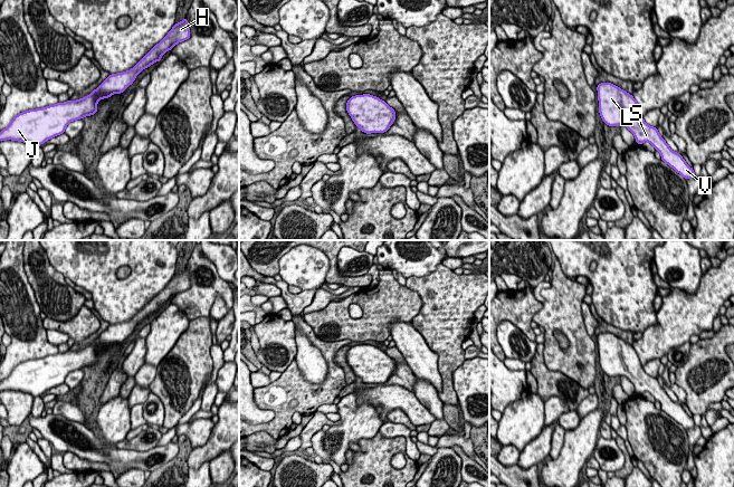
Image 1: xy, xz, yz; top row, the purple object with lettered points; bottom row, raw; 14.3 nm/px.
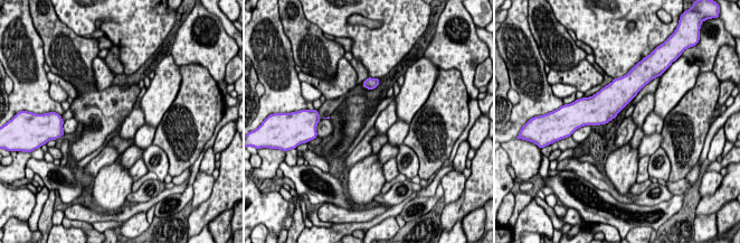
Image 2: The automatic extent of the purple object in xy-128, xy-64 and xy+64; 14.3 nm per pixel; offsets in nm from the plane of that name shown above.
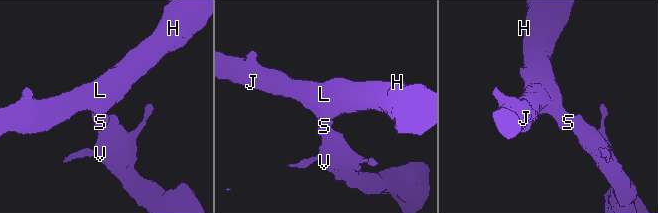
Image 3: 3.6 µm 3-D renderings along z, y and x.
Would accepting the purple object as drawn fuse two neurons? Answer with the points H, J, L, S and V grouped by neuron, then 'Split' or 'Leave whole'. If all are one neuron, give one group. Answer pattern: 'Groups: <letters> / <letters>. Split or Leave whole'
Groups: H J L S V. Leave whole

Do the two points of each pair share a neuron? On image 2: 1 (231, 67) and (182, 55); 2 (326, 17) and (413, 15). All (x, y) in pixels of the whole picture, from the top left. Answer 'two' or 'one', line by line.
1: two
2: one

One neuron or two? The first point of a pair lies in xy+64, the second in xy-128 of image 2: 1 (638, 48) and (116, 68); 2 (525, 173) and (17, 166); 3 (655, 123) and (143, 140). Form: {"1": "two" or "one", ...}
{"1": "two", "2": "one", "3": "one"}

